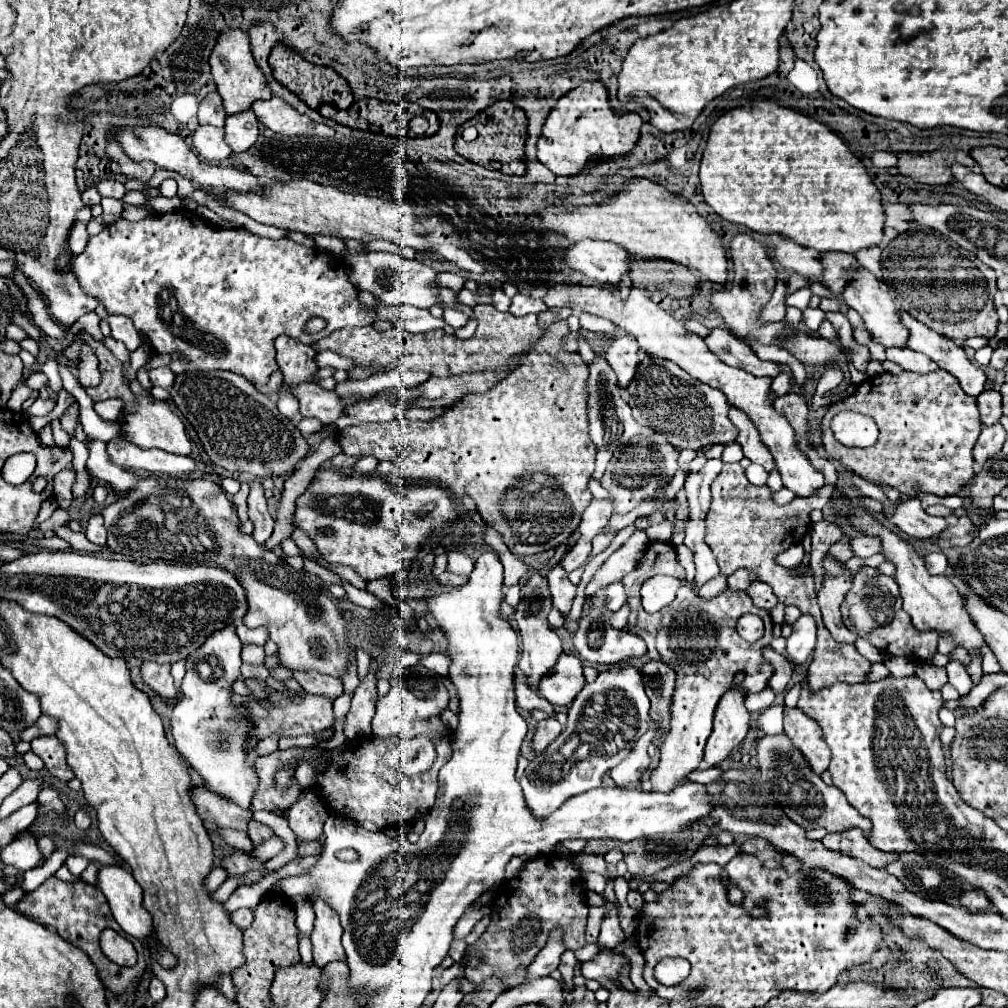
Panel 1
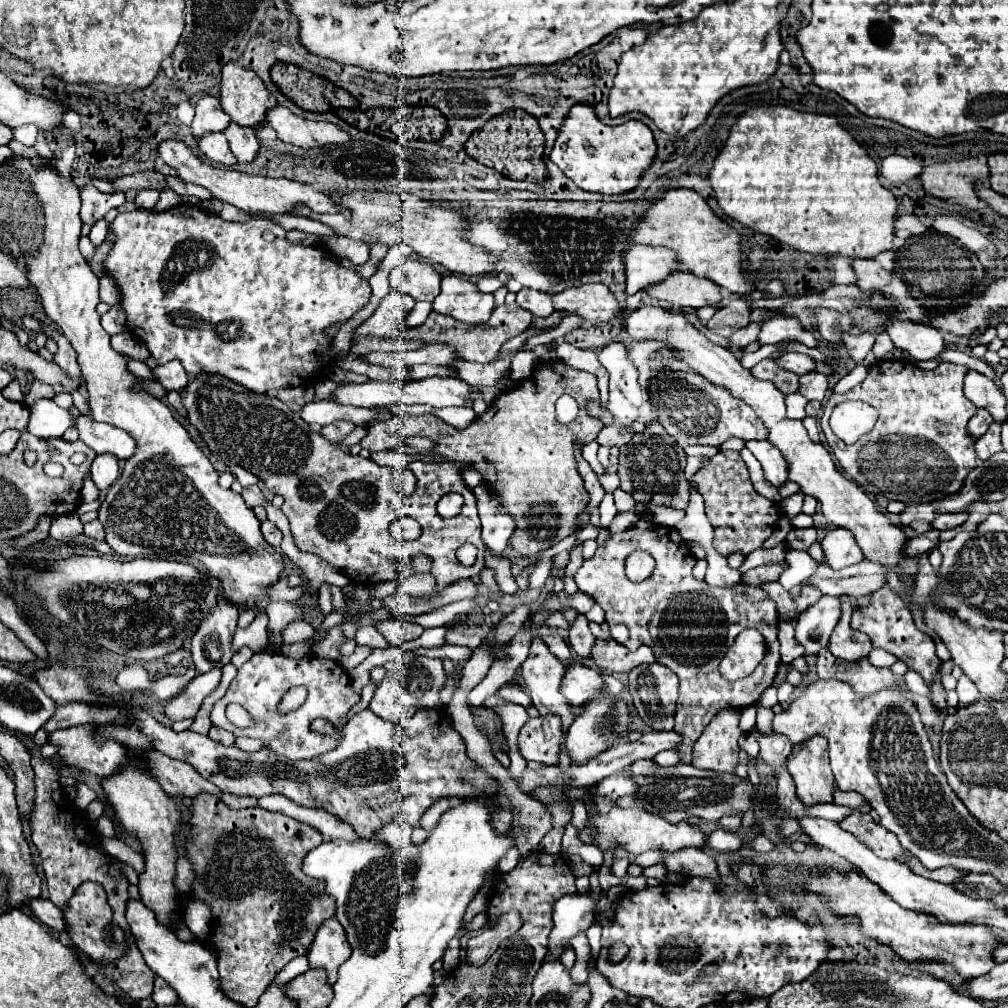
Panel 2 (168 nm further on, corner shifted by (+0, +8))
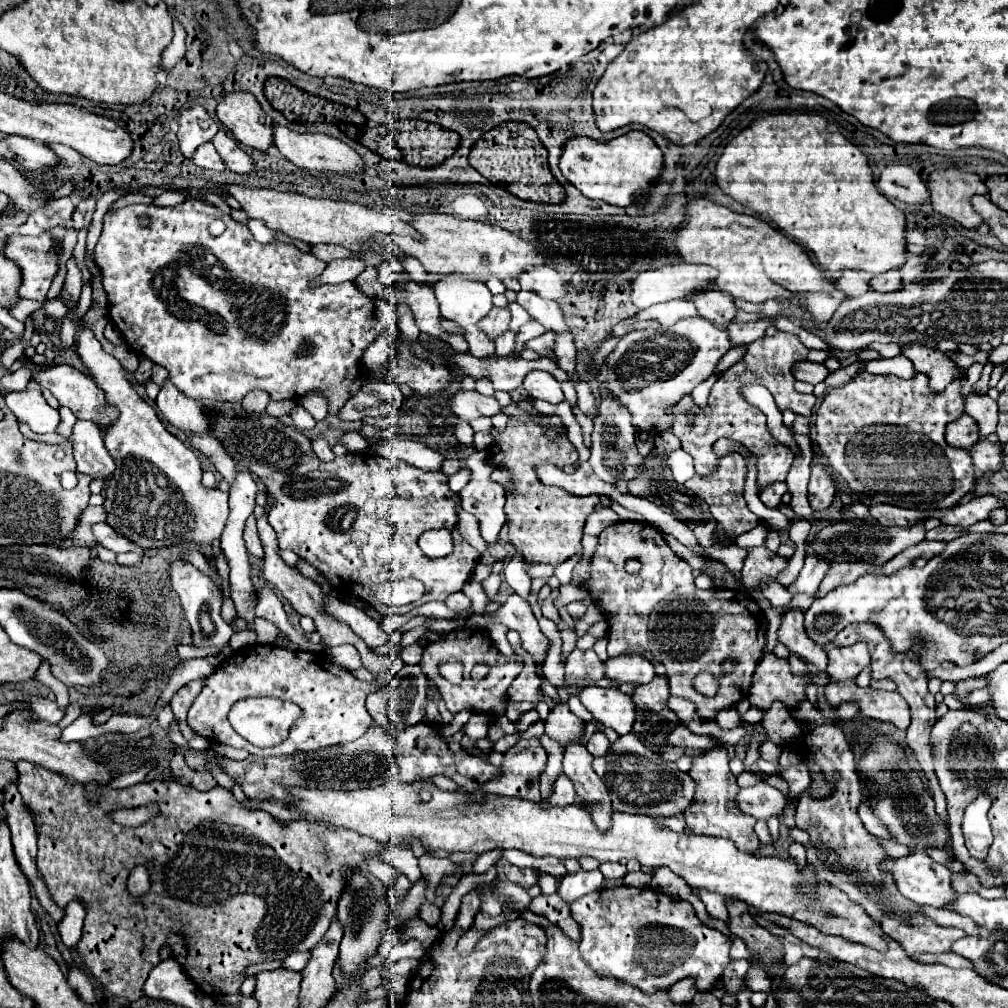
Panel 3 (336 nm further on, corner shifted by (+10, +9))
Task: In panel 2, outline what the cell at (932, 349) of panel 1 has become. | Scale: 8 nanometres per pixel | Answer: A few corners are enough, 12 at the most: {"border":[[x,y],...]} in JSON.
{"border":[[968,369],[964,395],[1006,419],[1006,397],[994,381]]}

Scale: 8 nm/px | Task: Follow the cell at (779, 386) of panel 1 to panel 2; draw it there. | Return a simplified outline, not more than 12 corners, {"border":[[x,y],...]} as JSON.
{"border":[[798,391],[784,395],[788,417],[804,419],[808,401]]}

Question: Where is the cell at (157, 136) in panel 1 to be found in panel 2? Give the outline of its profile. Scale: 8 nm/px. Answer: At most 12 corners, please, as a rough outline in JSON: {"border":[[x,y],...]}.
{"border":[[182,141],[158,143],[158,157],[184,183],[242,211],[286,213],[306,203],[338,211],[328,193],[204,163]]}

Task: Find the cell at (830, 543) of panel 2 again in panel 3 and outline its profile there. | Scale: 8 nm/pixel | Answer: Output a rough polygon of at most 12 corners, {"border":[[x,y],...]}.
{"border":[[808,558],[796,582],[786,586],[792,594],[814,596],[828,562]]}

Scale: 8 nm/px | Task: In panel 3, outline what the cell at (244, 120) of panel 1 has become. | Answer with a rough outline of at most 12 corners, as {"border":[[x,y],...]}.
{"border":[[220,130],[212,144],[230,172],[250,174],[254,164],[240,144]]}

